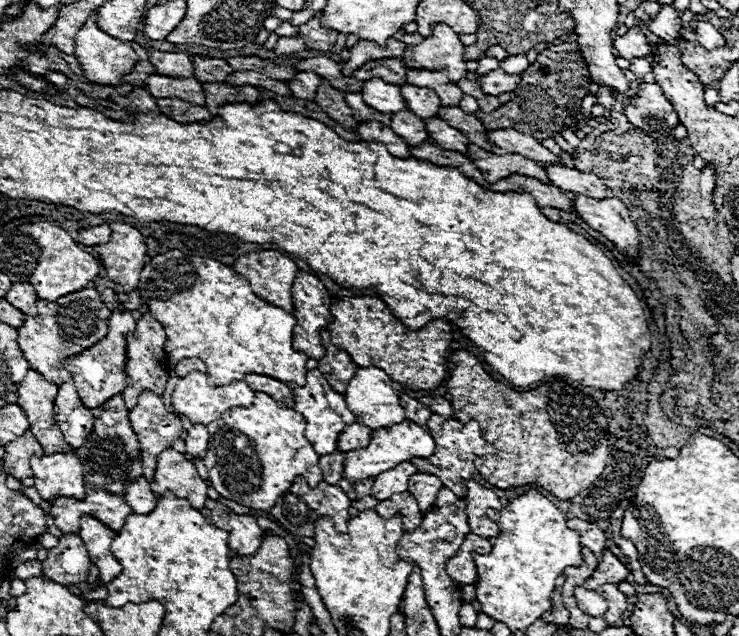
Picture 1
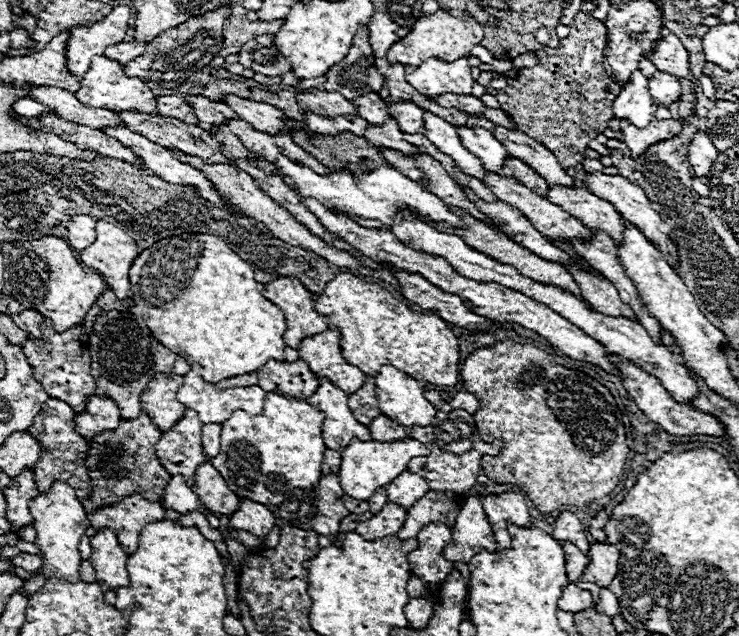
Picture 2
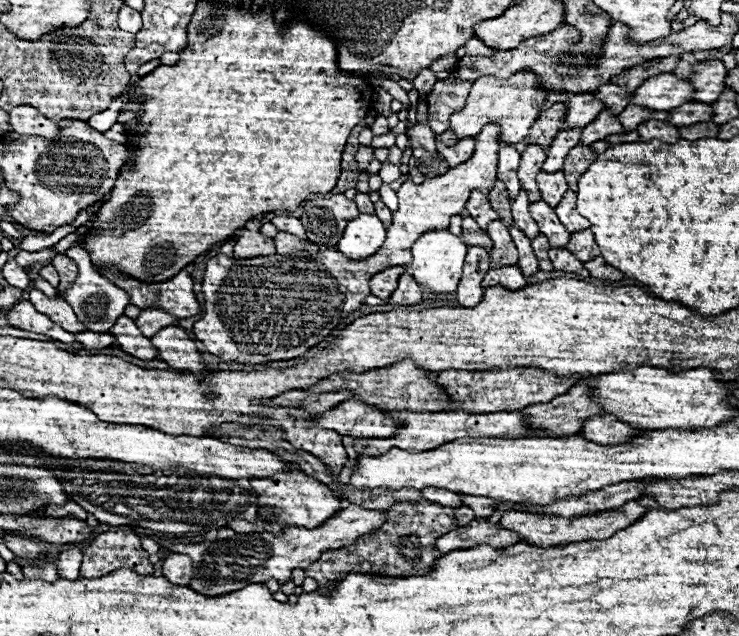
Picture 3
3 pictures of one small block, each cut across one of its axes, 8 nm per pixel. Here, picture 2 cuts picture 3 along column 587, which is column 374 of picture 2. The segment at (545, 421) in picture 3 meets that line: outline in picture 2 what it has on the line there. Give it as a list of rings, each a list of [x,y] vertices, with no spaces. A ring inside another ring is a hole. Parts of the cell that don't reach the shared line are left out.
[[[368,376],[364,386],[348,396],[348,406],[352,408],[352,414],[356,416],[356,420],[360,420],[362,424],[372,424],[372,420],[376,416],[380,416],[380,406],[376,400],[376,384],[374,384],[374,376]]]

